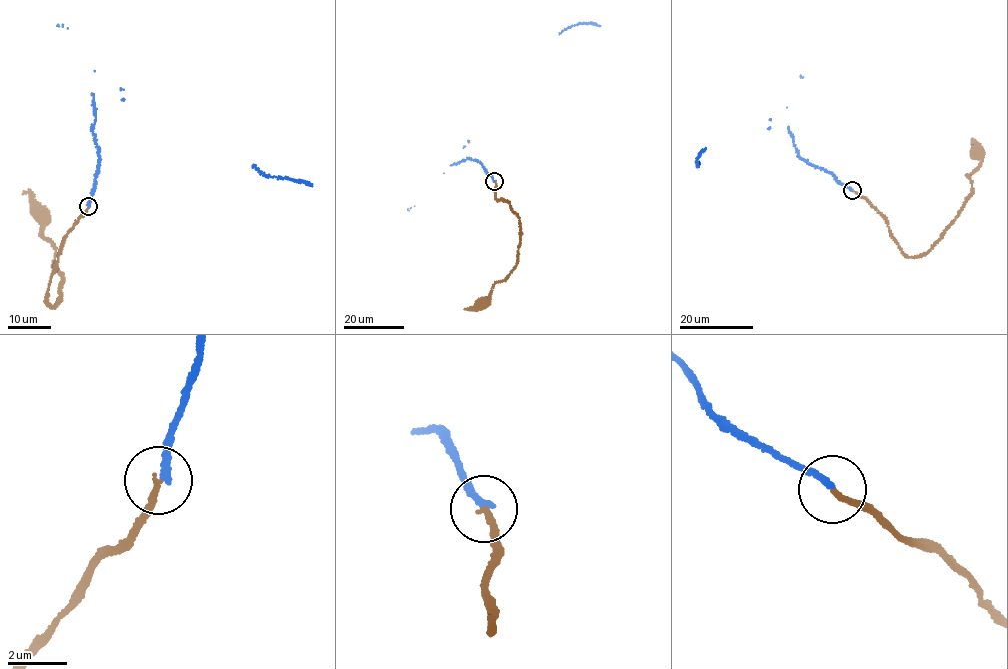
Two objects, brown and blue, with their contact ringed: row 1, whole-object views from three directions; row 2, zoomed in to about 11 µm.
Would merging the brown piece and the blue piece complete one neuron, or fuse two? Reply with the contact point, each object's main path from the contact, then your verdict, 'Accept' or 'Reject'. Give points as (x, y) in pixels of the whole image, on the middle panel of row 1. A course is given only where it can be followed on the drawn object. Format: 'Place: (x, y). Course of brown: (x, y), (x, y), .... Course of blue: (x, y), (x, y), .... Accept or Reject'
Place: (494, 181). Course of brown: (495, 181), (496, 199), (508, 201), (517, 214), (520, 239), (518, 261), (484, 303). Course of blue: (495, 181), (481, 163), (468, 158), (459, 162), (468, 141), (561, 32), (579, 24), (599, 26). Reject

